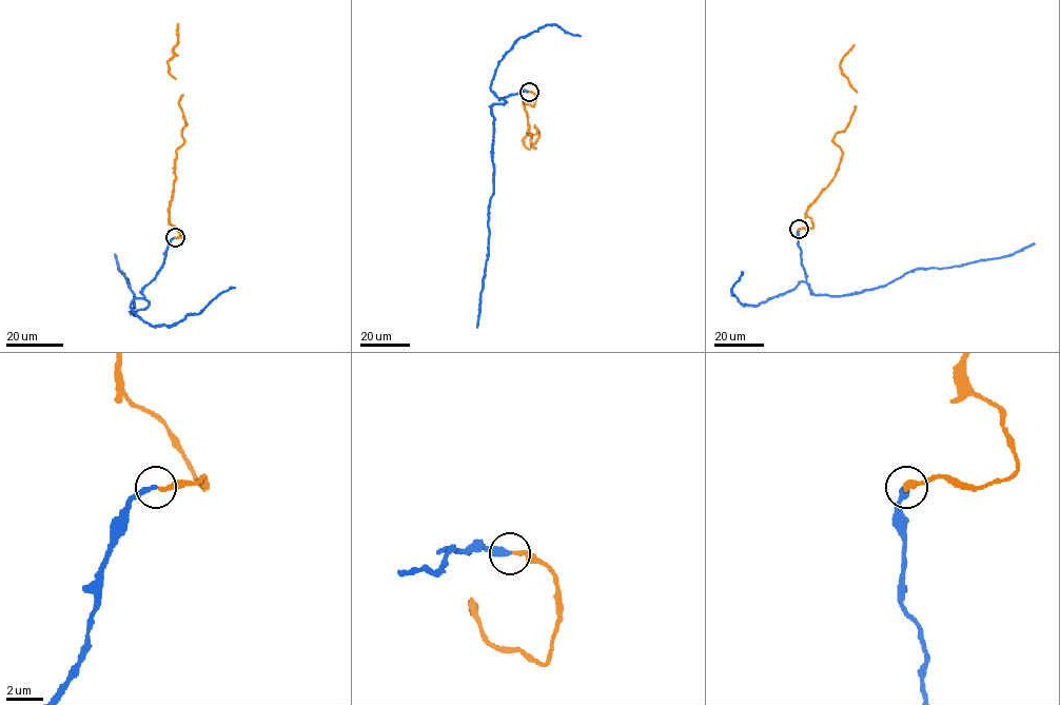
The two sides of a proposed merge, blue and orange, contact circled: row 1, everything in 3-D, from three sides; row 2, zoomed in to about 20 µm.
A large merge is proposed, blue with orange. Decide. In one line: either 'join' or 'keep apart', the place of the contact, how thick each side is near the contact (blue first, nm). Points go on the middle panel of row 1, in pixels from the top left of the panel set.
join | (529, 92) | 320/280 nm

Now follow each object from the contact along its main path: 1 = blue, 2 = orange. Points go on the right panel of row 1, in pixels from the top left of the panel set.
1: (798, 229), (801, 266), (815, 294), (861, 293), (884, 287), (917, 269), (961, 266), (1011, 255), (1035, 243)
2: (798, 229), (813, 227), (806, 210), (842, 154), (832, 138), (849, 122), (856, 92), (840, 64), (854, 44)

